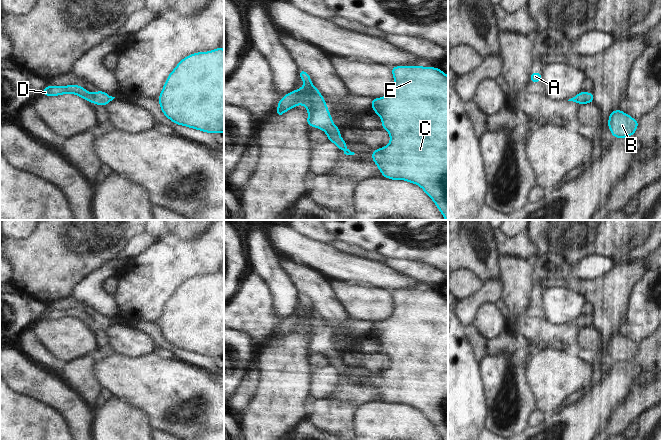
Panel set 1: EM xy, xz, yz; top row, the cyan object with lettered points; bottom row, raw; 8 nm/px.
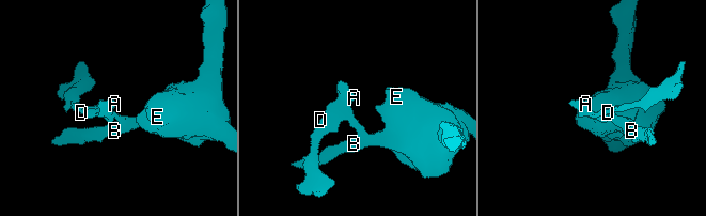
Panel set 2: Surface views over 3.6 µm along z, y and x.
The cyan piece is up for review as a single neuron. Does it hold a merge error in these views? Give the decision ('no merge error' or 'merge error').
no merge error

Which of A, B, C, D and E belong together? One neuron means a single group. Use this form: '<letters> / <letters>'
A B C D E

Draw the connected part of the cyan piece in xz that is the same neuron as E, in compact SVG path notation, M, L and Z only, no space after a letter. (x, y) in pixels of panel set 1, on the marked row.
M395 66L392 91L381 98L372 98L371 107L380 116L382 128L390 134L390 143L371 153L384 178L405 180L420 186L448 220L448 76L439 68Z

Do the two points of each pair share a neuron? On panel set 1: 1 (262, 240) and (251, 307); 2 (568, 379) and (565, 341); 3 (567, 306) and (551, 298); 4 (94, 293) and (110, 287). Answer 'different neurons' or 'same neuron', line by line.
1: different neurons
2: different neurons
3: same neuron
4: different neurons

